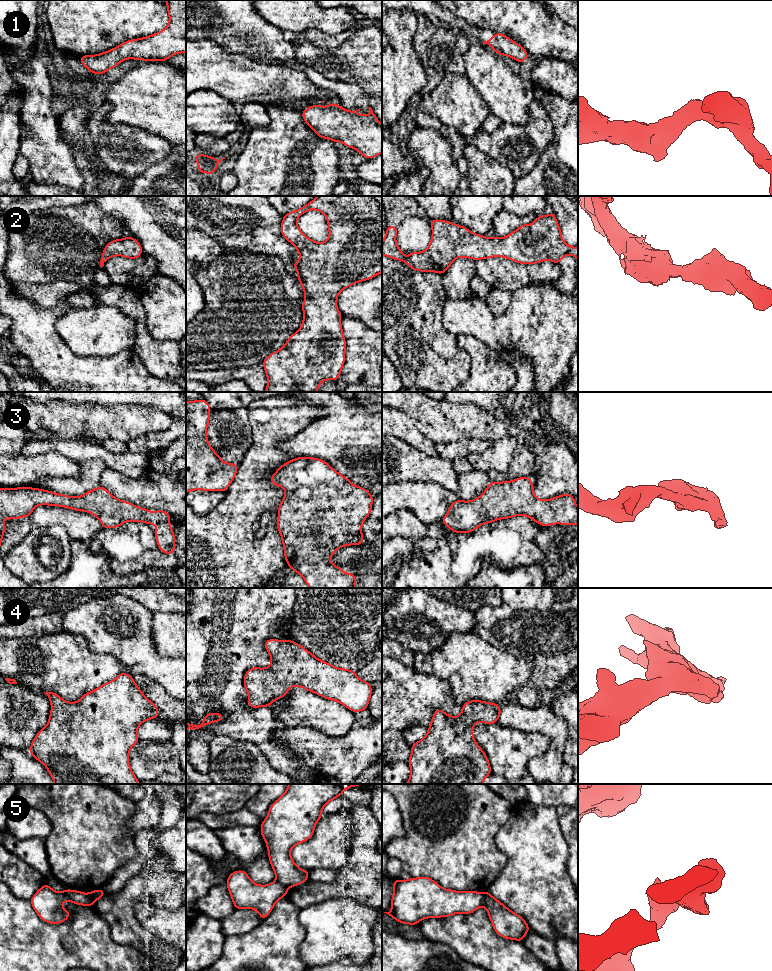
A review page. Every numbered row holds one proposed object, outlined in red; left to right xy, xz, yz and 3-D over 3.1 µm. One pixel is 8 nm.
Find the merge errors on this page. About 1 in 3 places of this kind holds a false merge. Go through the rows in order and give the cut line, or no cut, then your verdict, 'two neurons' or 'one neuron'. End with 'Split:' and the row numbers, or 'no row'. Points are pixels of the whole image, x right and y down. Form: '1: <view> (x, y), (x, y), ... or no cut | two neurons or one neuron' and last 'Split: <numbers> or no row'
1: no cut | one neuron
2: no cut | one neuron
3: no cut | one neuron
4: no cut | one neuron
5: xy (86, 894), (89, 905) | two neurons
Split: 5

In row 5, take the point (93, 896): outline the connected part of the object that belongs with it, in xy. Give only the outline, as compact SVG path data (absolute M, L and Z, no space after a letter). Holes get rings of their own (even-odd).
M97 889L88 893L87 895L88 895L89 906L92 907L94 902L97 901L99 898L105 896L106 893L102 889Z

